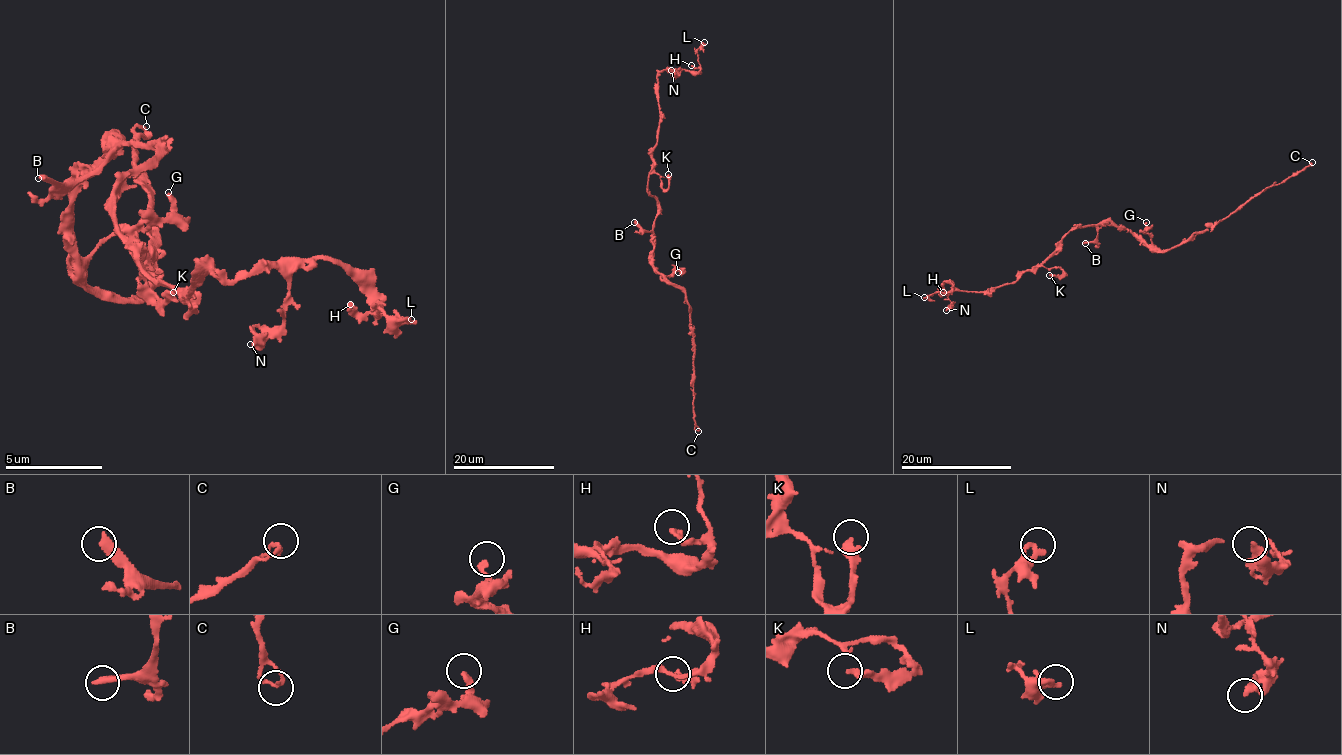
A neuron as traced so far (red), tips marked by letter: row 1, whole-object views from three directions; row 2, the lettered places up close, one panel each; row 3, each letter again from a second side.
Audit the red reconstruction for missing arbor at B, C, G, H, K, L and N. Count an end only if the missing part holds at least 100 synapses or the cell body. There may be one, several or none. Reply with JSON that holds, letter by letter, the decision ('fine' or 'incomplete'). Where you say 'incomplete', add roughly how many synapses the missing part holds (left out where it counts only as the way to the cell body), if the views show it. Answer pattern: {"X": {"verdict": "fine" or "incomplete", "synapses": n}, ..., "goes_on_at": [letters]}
{"B": {"verdict": "incomplete", "synapses": 100}, "C": {"verdict": "fine"}, "G": {"verdict": "fine"}, "H": {"verdict": "fine"}, "K": {"verdict": "fine"}, "L": {"verdict": "fine"}, "N": {"verdict": "fine"}, "goes_on_at": ["B"]}

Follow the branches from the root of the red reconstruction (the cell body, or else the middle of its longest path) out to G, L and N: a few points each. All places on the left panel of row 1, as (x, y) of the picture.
G: (130, 140), (101, 155), (71, 195), (63, 224), (79, 256), (113, 233), (165, 224), (175, 210), (168, 192)
L: (130, 140), (160, 147), (113, 211), (161, 284), (342, 259), (378, 316), (411, 319)
N: (130, 140), (160, 147), (114, 201), (143, 271), (187, 295), (216, 267), (280, 269), (281, 324), (250, 344)

